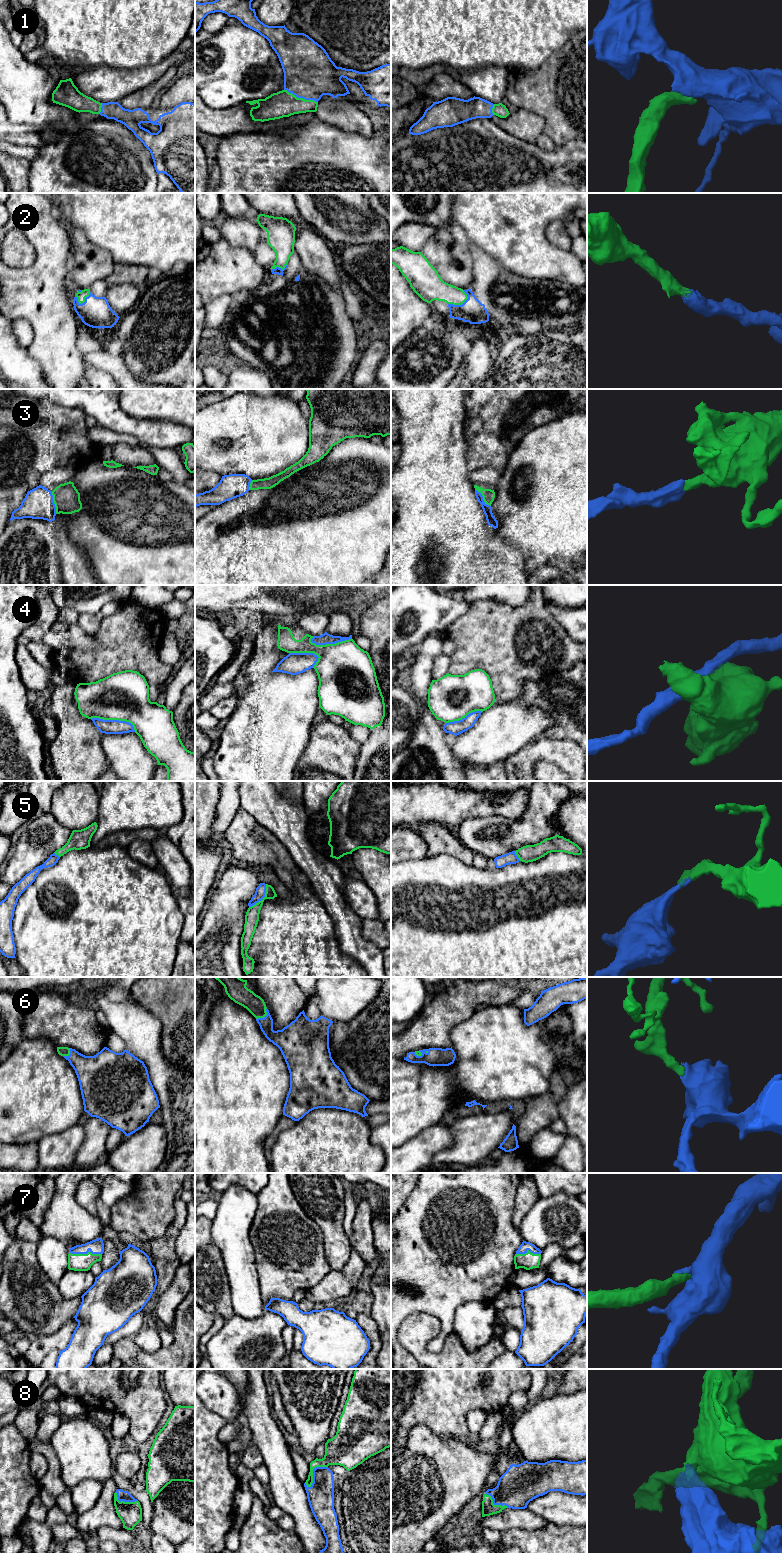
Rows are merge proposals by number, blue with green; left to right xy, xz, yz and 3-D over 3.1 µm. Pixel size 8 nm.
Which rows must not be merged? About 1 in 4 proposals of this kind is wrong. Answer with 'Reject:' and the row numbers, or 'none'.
Reject: 4

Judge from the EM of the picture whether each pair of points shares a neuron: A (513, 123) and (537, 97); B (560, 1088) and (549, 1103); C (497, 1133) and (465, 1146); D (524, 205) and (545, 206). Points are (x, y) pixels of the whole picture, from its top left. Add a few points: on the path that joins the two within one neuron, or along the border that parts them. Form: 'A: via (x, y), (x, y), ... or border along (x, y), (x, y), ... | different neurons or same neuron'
A: border along (515, 108), (523, 108), (539, 114), (545, 123) | different neurons
B: via (556, 1092), (551, 1099) | same neuron
C: via (489, 1133), (481, 1133), (473, 1140) | same neuron
D: via (529, 205), (540, 205) | same neuron

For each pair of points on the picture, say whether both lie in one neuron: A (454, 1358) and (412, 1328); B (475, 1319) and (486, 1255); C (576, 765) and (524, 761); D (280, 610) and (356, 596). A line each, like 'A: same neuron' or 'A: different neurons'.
A: same neuron
B: different neurons
C: same neuron
D: same neuron

